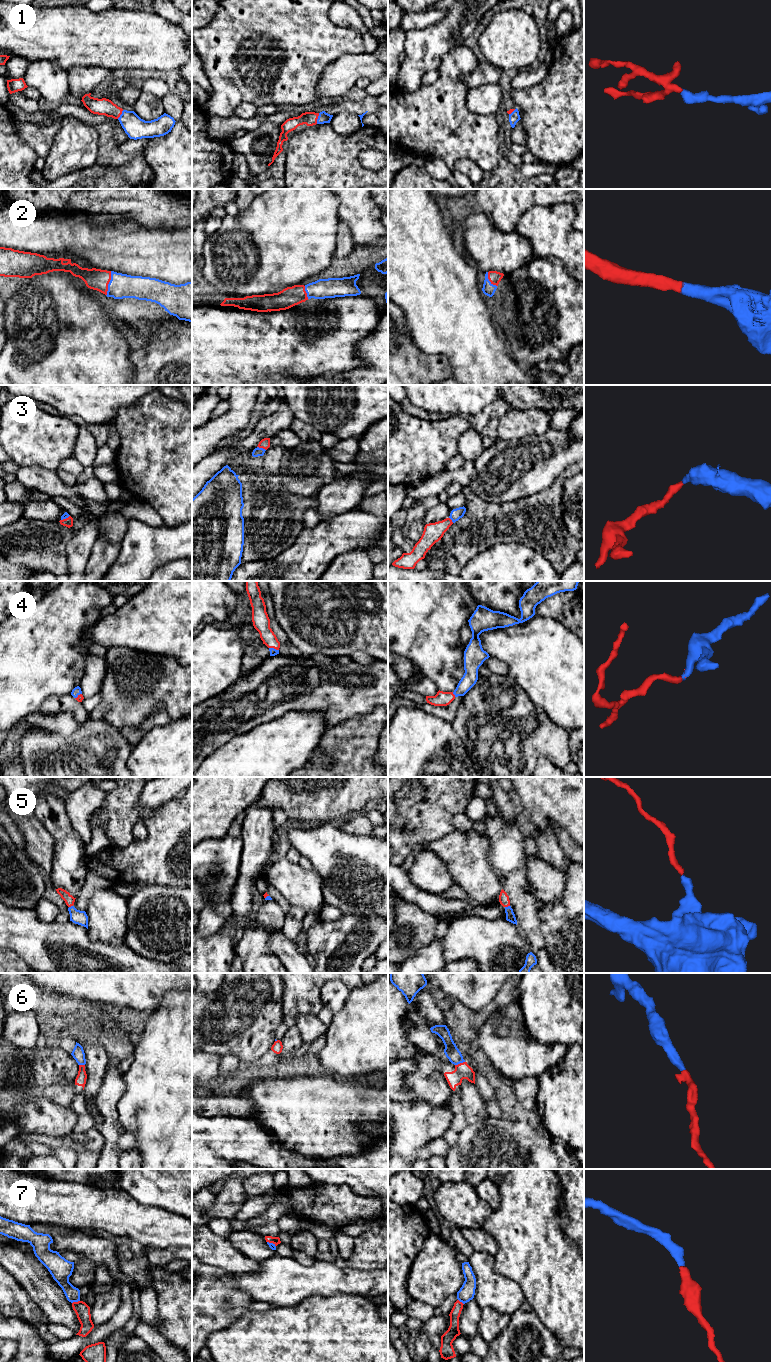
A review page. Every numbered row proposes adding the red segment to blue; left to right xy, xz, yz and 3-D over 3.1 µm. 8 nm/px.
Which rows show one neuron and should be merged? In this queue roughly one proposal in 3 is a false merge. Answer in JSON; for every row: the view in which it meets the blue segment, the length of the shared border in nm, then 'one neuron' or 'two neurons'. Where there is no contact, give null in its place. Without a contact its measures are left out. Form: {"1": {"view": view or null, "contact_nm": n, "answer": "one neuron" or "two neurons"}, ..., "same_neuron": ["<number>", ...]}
{"1": {"view": "xz", "contact_nm": 90, "answer": "one neuron"}, "2": {"view": "xy", "contact_nm": 200, "answer": "one neuron"}, "3": {"view": "xz", "contact_nm": 80, "answer": "one neuron"}, "4": {"view": "xz", "contact_nm": 80, "answer": "one neuron"}, "5": {"view": "yz", "contact_nm": 40, "answer": "one neuron"}, "6": {"view": "yz", "contact_nm": 90, "answer": "one neuron"}, "7": {"view": "xy", "contact_nm": 70, "answer": "one neuron"}, "same_neuron": ["1", "2", "3", "4", "5", "6", "7"]}

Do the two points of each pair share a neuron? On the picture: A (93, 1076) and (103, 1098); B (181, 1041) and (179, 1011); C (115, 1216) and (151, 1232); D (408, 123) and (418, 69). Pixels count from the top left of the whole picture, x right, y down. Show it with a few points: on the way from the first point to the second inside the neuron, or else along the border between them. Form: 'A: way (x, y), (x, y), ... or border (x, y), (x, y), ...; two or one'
A: border (107, 1066), (102, 1084), (94, 1100); two
B: way (181, 1034), (181, 1018); one
C: way (124, 1216), (142, 1223); one
D: border (423, 84), (412, 92), (405, 92), (398, 87); two

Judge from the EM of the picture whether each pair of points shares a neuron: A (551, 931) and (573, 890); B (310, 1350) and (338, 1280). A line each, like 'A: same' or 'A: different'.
A: same
B: different

